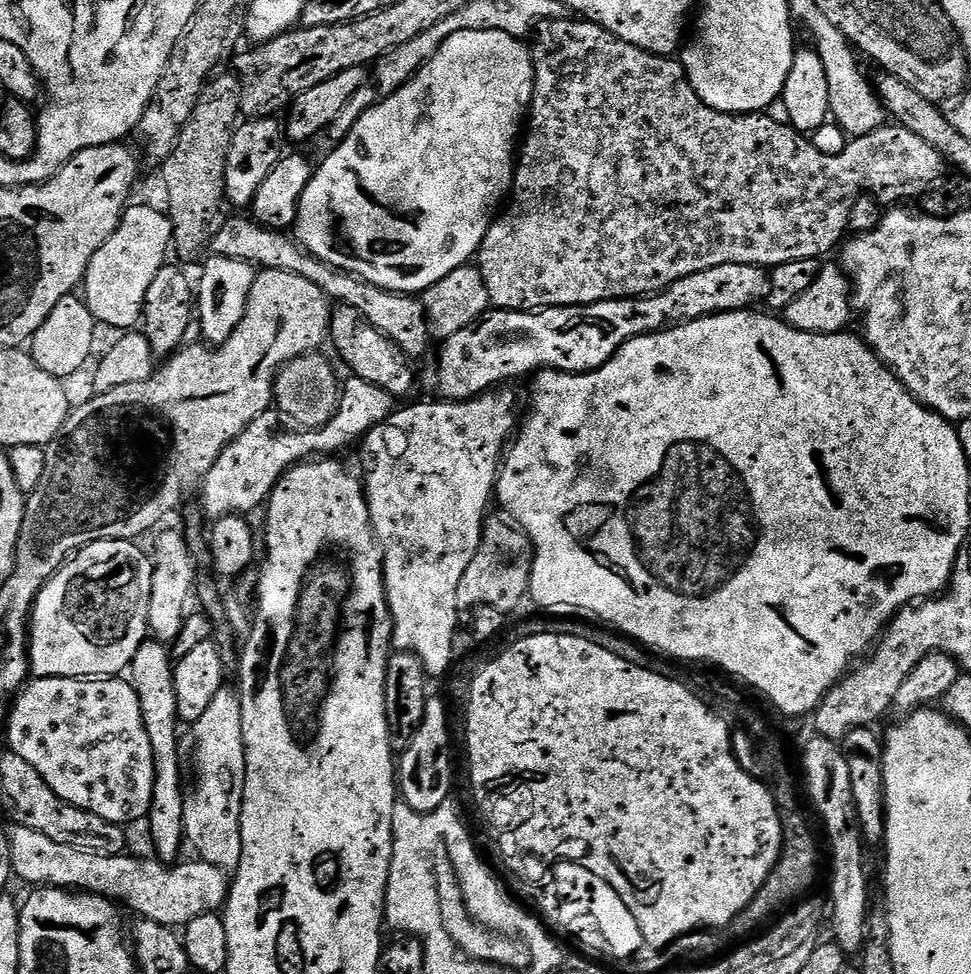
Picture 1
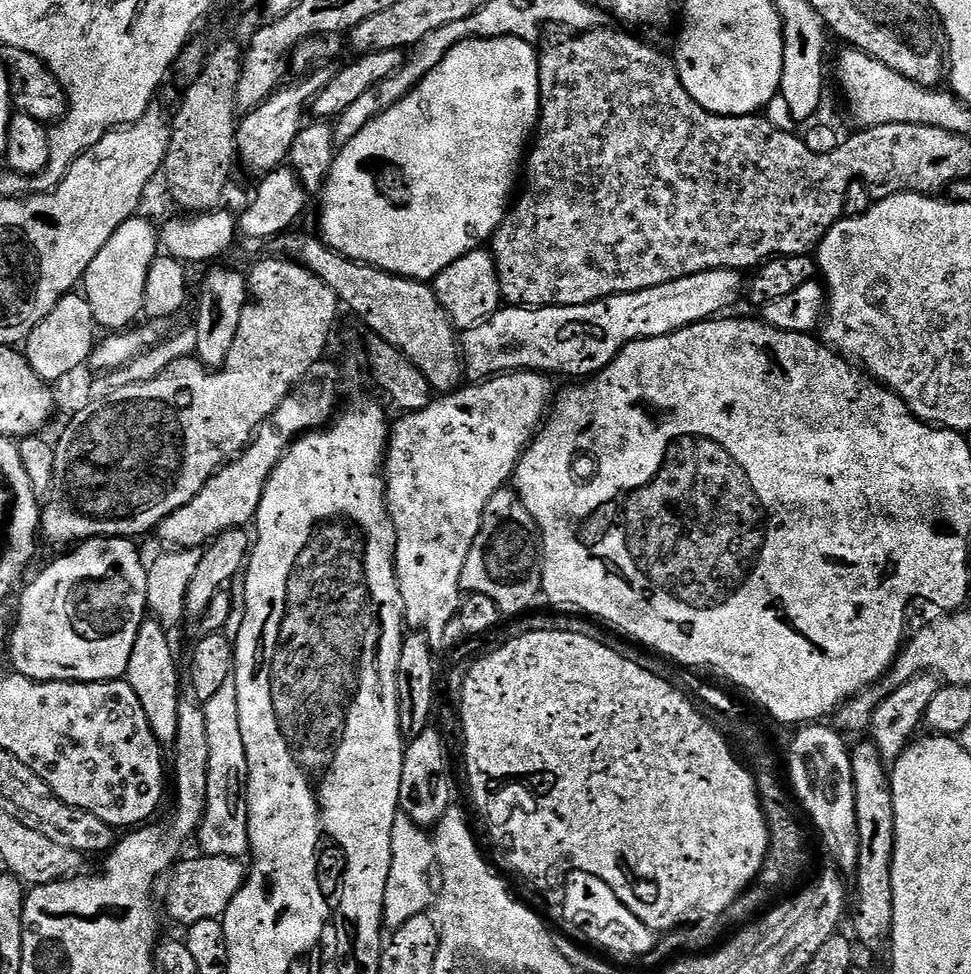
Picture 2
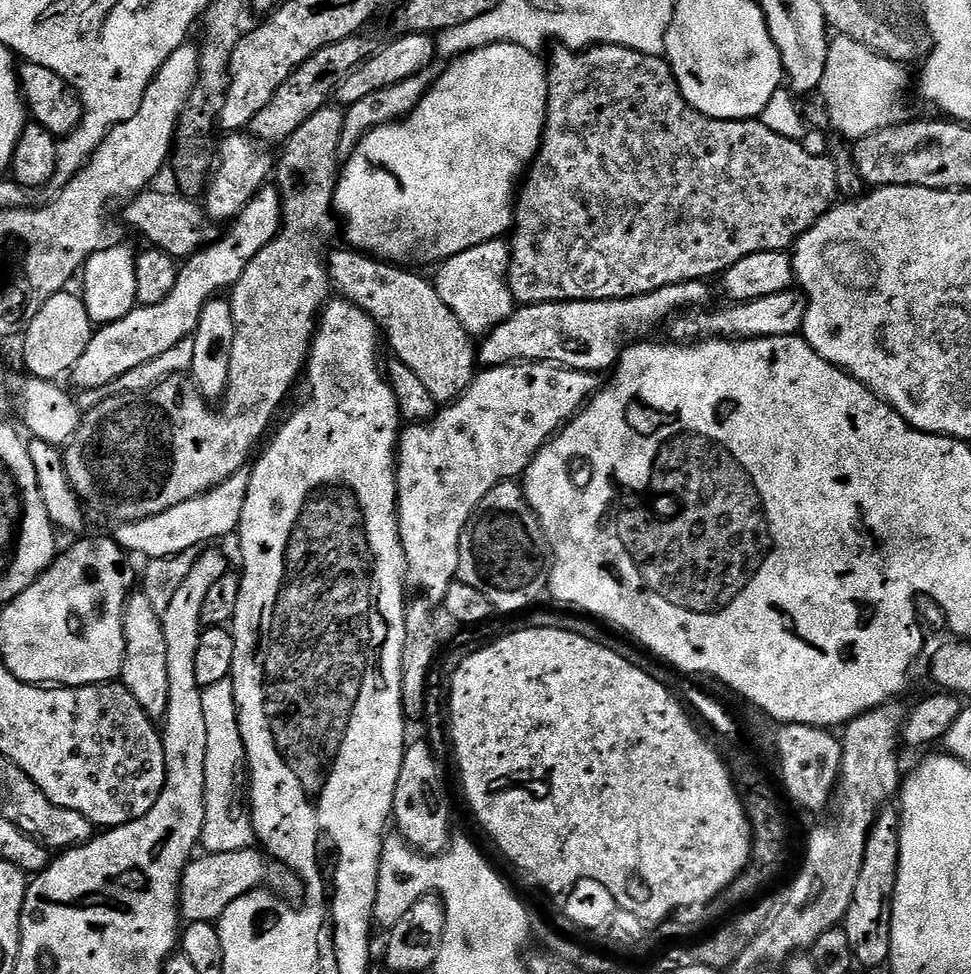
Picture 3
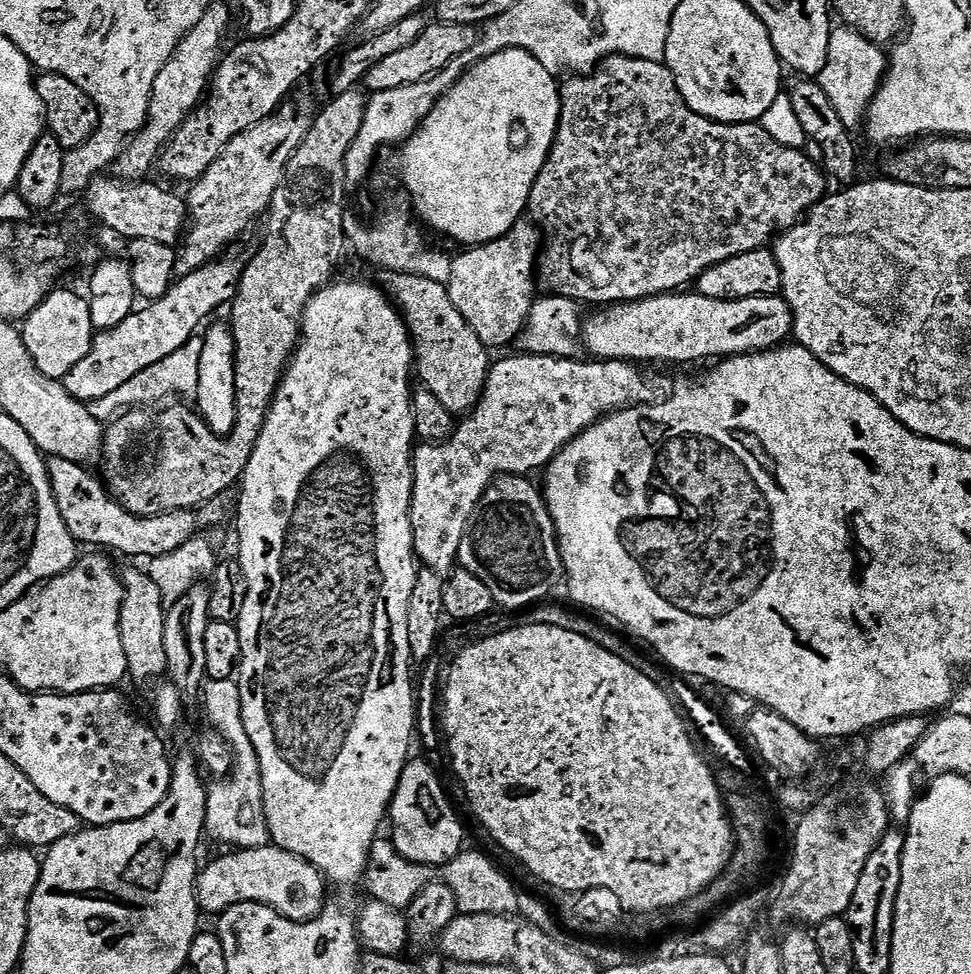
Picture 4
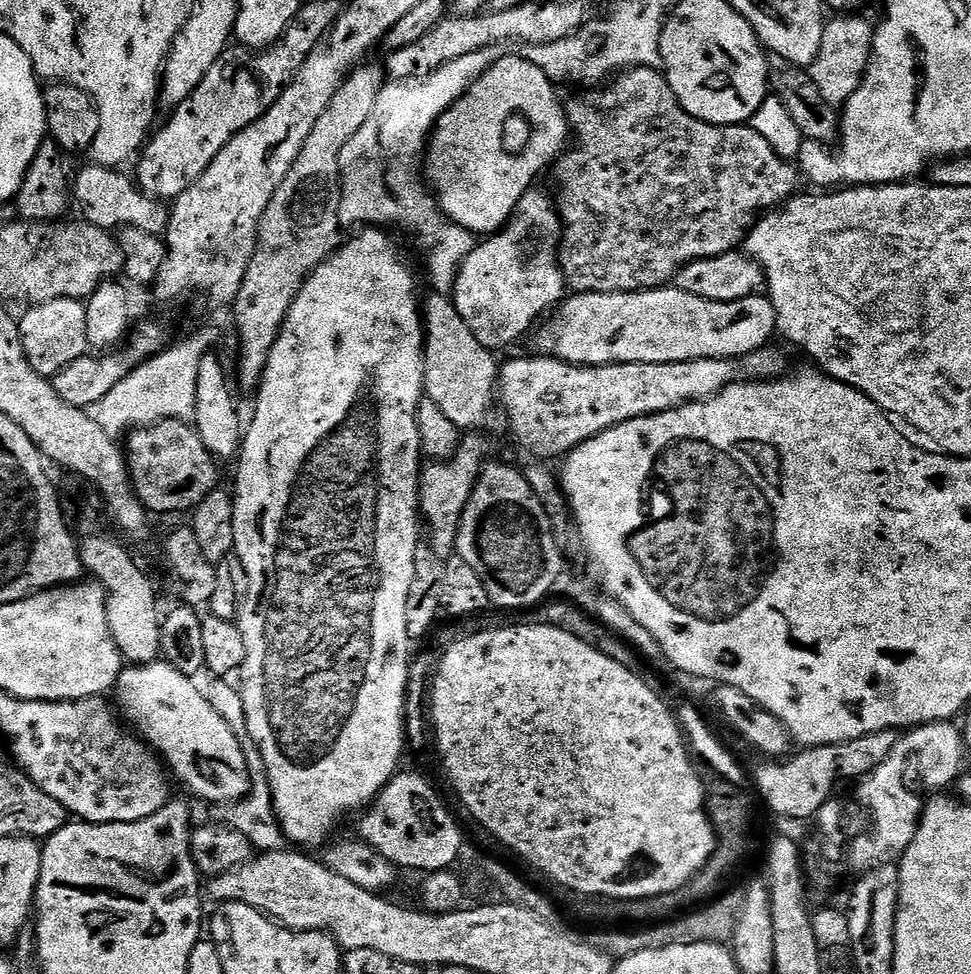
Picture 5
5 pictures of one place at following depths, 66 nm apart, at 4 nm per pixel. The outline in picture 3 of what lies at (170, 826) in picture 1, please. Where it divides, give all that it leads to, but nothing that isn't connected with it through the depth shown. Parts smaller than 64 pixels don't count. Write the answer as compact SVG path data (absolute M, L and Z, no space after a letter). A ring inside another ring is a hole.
M147 594L133 595L124 612L124 637L126 638L126 654L124 655L124 671L122 683L134 698L138 698L138 706L146 710L146 714L154 722L163 721L170 702L170 673L166 666L166 634L161 613L152 604Z

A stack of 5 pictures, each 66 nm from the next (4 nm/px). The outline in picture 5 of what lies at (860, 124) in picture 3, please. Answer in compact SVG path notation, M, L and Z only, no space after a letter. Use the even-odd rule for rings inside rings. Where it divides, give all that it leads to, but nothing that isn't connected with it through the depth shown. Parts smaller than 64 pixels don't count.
M840 14L832 19L824 25L820 54L810 65L810 73L826 102L835 106L843 106L858 90L864 80L864 73L868 70L872 55L874 24L863 20L860 14Z

